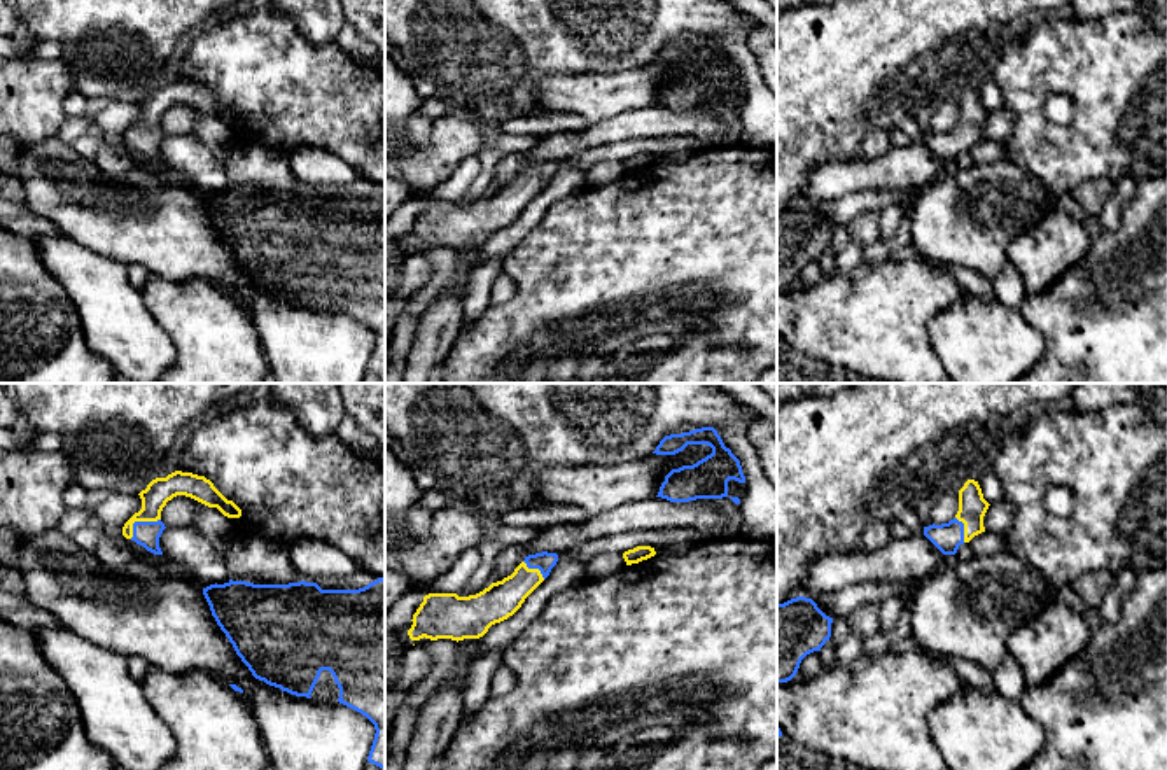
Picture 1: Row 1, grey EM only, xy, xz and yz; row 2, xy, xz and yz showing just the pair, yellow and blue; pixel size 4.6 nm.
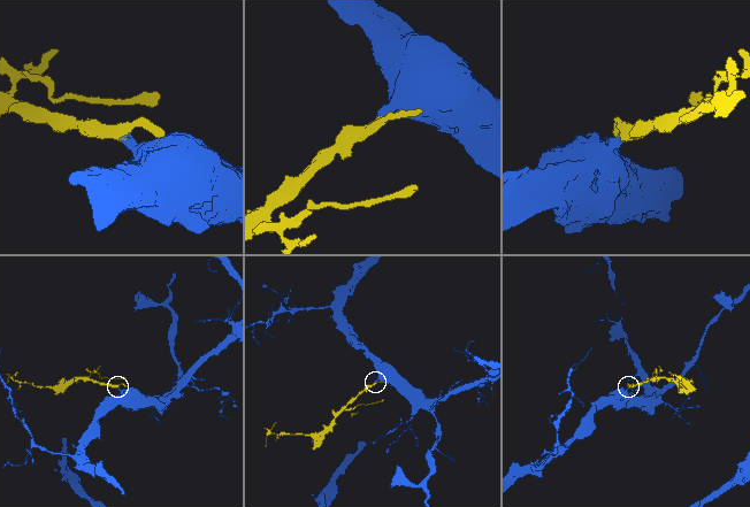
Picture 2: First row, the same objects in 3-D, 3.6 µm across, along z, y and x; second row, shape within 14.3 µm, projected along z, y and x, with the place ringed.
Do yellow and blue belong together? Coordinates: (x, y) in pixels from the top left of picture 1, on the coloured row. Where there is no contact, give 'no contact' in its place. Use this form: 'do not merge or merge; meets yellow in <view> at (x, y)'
merge; meets yellow in xy at (139, 520)

